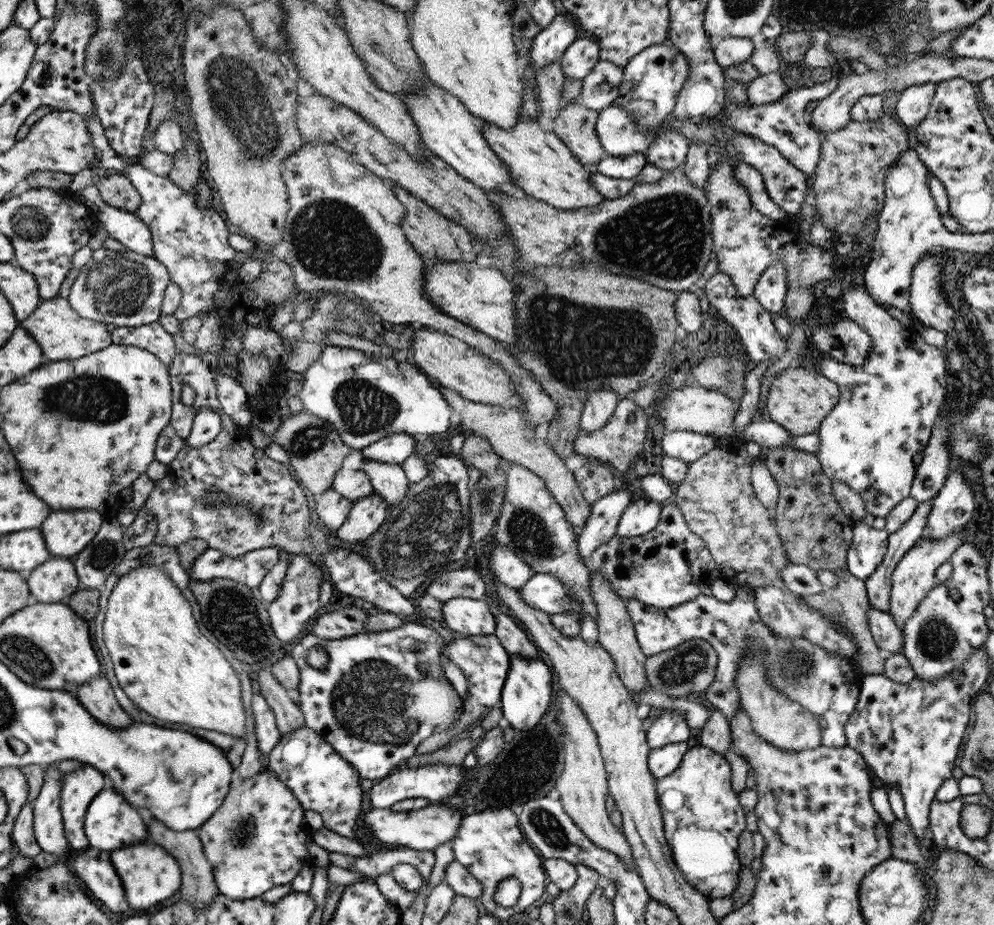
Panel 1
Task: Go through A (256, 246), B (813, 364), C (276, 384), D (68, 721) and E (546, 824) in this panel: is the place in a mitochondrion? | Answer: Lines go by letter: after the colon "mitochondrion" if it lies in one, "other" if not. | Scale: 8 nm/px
A: other
B: other
C: other
D: other
E: mitochondrion

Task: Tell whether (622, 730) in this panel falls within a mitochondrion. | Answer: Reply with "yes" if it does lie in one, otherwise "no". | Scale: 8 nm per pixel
no

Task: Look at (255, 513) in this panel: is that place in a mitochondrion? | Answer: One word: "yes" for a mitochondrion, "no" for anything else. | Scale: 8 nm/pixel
yes

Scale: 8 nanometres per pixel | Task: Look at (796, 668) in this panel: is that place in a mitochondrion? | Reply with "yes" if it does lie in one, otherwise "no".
yes

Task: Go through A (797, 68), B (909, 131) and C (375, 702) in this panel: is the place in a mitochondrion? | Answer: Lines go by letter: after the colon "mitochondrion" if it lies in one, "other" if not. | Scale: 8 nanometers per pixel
A: other
B: other
C: mitochondrion

